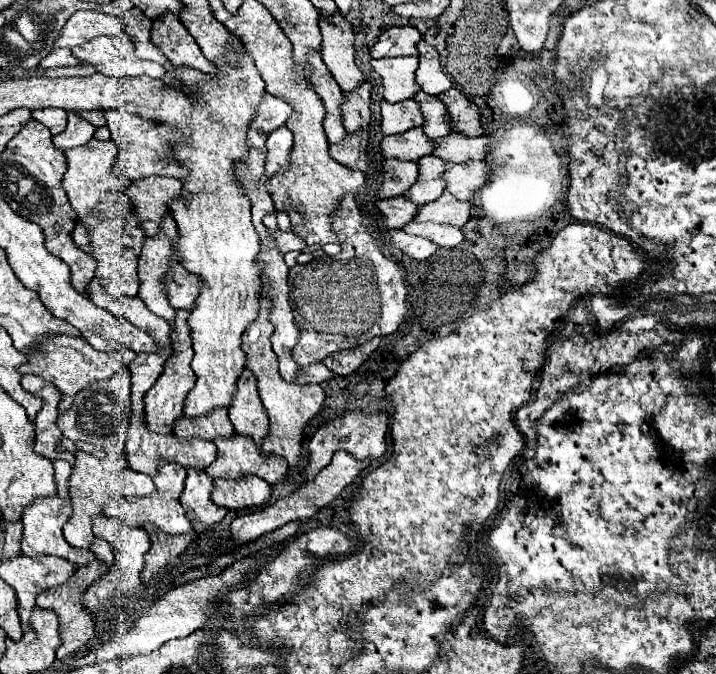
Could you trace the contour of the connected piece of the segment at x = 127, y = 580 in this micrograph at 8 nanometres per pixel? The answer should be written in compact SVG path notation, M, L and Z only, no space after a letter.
M105 514L91 516L91 522L93 522L93 534L105 538L113 546L113 552L115 552L115 564L111 566L111 570L103 578L99 578L99 582L91 584L91 588L87 588L87 592L83 594L83 604L91 610L93 616L97 616L99 614L97 610L103 610L105 600L111 598L117 590L127 596L133 596L139 592L139 588L141 588L139 574L145 564L143 556L149 550L149 534L143 528L131 528L131 526L123 524L119 518L111 518Z

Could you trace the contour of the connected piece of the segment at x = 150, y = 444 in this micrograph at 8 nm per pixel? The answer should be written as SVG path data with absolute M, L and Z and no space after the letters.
M131 420L129 432L127 432L127 458L133 470L137 472L145 472L149 476L155 474L157 470L157 460L165 458L165 460L175 460L179 464L183 464L185 468L207 468L217 456L217 448L213 442L209 440L175 440L173 432L171 436L155 436L155 432L149 432L147 424L143 424L143 420Z

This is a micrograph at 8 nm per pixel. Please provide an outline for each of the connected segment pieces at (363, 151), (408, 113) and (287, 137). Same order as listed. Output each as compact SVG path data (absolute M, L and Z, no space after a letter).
M357 132L345 136L339 144L331 144L331 156L341 164L357 170L367 170L367 132Z
M381 100L381 132L401 134L423 124L423 116L415 100L403 100L399 104L389 104Z
M283 124L281 128L273 130L267 138L267 164L265 164L265 176L273 176L281 164L287 162L291 146L293 146L293 134Z

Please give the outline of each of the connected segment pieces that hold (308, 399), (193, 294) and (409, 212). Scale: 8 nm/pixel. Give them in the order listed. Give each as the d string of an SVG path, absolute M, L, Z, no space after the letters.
M261 300L261 310L259 310L259 318L243 332L243 352L245 352L245 368L249 368L255 378L257 378L257 388L259 388L259 396L261 402L265 406L265 412L269 416L269 434L261 444L261 452L263 454L271 454L275 452L277 456L285 458L289 462L289 466L297 466L301 456L301 438L303 438L303 428L305 424L319 412L323 400L325 400L325 392L319 384L287 384L281 376L279 376L279 368L277 368L277 360L275 360L275 352L271 350L271 334L273 334L273 324L269 322L267 314L271 310L269 300Z
M171 264L171 276L167 276L167 300L173 308L193 310L201 282L195 274L187 272L181 264Z
M387 198L375 202L377 210L383 214L383 222L387 228L403 228L407 222L413 220L419 206L407 198Z

